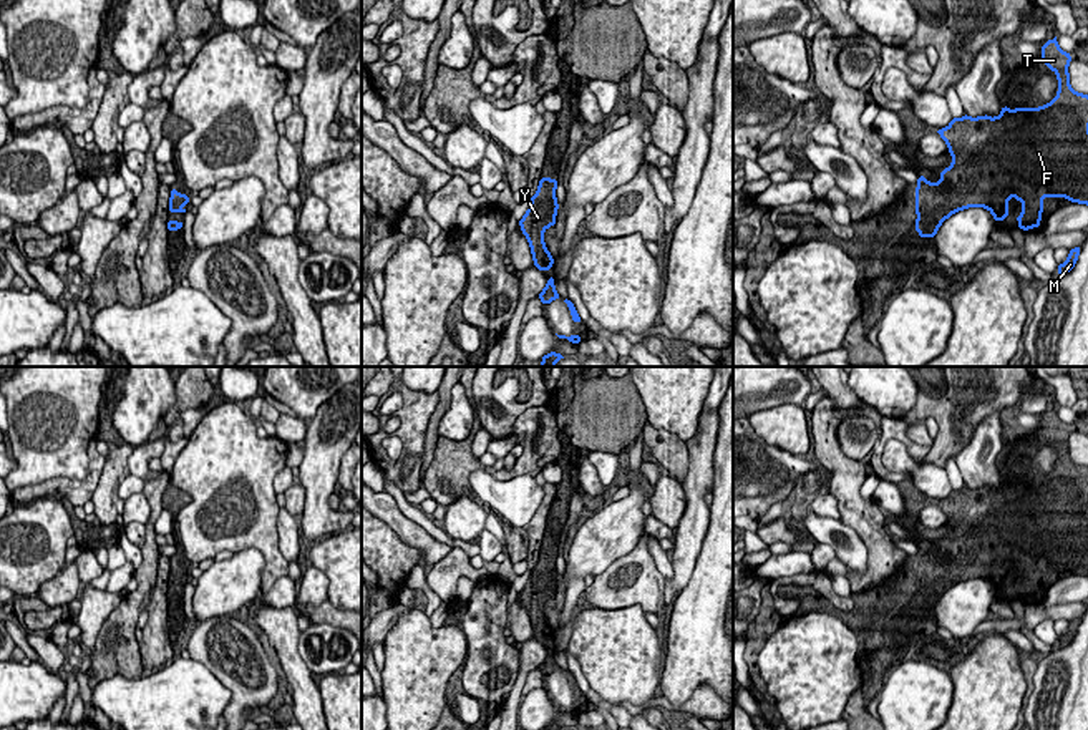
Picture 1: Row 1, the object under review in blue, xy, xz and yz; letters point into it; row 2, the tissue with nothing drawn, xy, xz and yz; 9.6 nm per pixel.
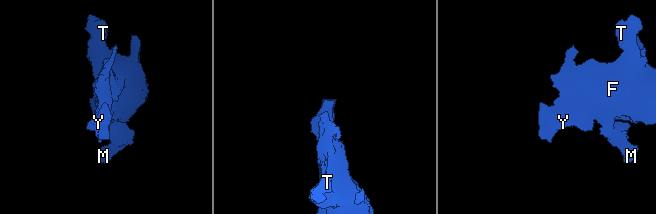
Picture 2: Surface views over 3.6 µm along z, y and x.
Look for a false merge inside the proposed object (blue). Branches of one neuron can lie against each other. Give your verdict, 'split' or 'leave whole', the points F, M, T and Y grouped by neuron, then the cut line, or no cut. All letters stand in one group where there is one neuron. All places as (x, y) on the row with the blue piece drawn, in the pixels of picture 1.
leave whole | F M T Y | no cut

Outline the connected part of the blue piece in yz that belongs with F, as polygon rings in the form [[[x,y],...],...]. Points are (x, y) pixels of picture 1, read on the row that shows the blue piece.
[[[1056,36],[1042,45],[1043,63],[1056,73],[1060,83],[1056,98],[1040,108],[1008,110],[1005,105],[997,118],[988,114],[960,119],[935,129],[949,146],[952,164],[940,173],[939,182],[919,176],[916,189],[916,231],[920,237],[935,237],[940,224],[957,211],[985,207],[995,222],[1008,216],[1008,199],[1013,196],[1023,204],[1017,216],[1018,227],[1040,227],[1043,197],[1066,197],[1071,202],[1088,204],[1088,95],[1070,86],[1068,65]]]

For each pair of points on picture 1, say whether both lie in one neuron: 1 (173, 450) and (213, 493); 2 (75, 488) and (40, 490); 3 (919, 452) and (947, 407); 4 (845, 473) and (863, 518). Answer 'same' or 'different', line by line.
1: different
2: same
3: same
4: same

